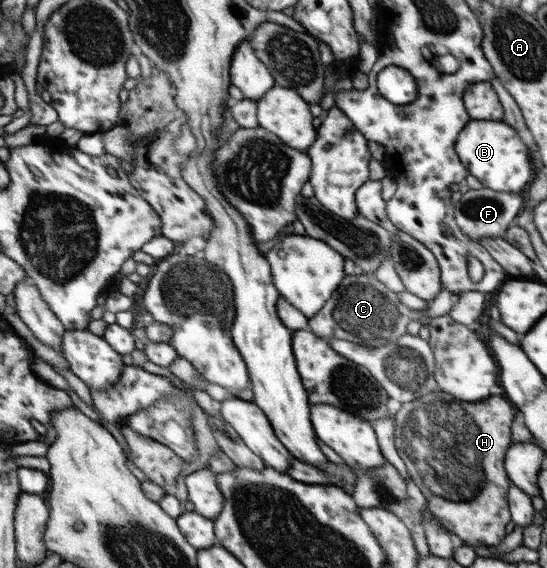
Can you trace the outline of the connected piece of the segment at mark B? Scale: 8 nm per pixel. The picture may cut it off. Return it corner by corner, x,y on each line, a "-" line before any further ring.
468,121
459,131
455,142
456,155
472,177
476,177
483,188
494,192
515,194
530,181
530,163
524,143
518,139
514,129
500,121

